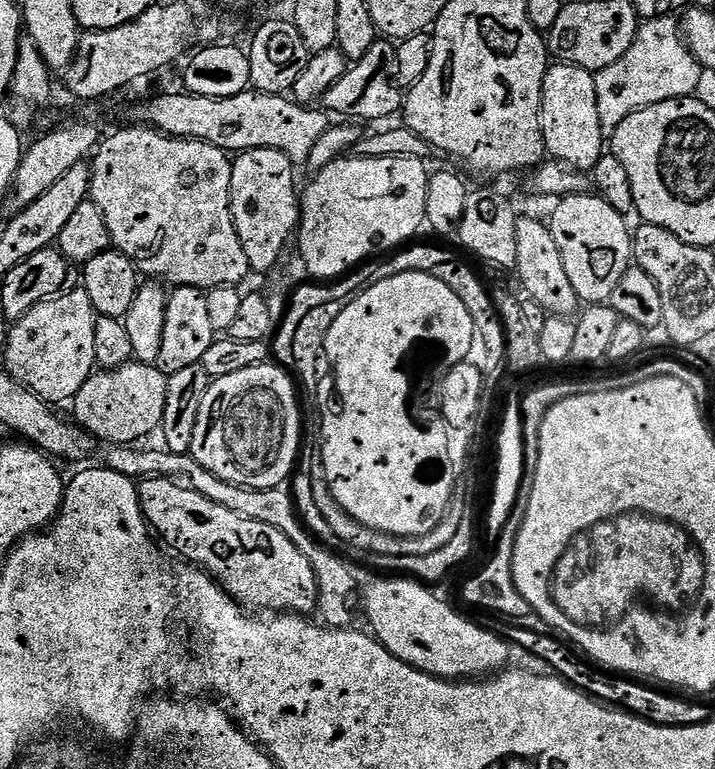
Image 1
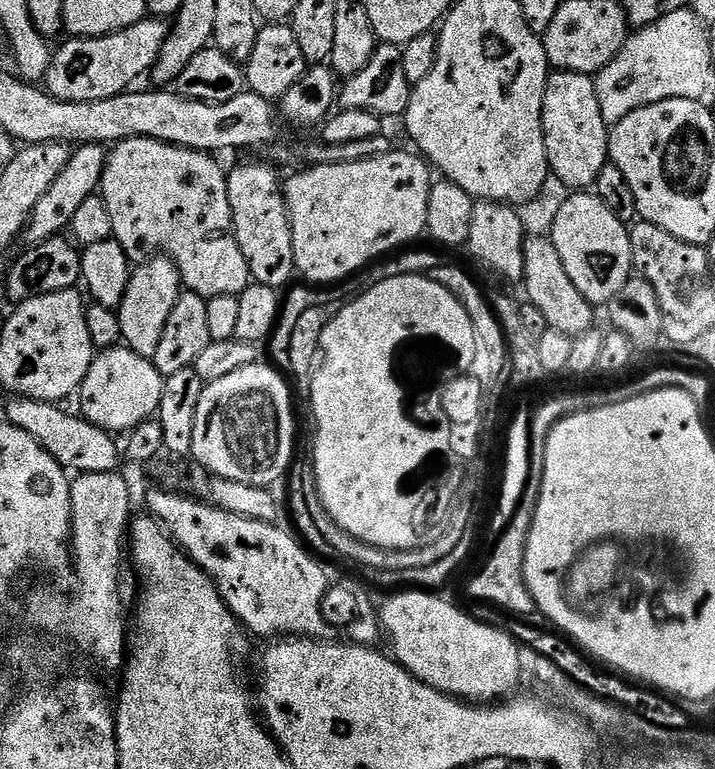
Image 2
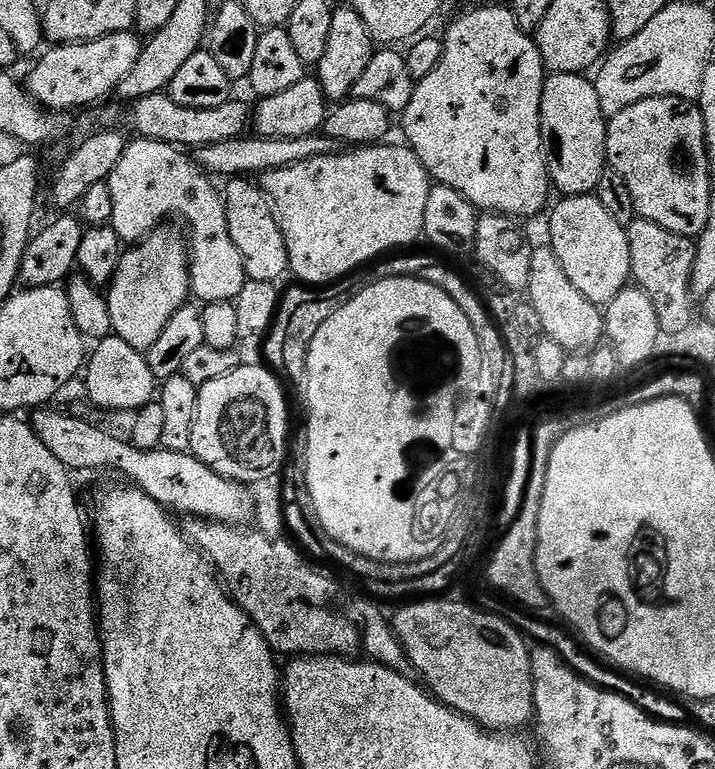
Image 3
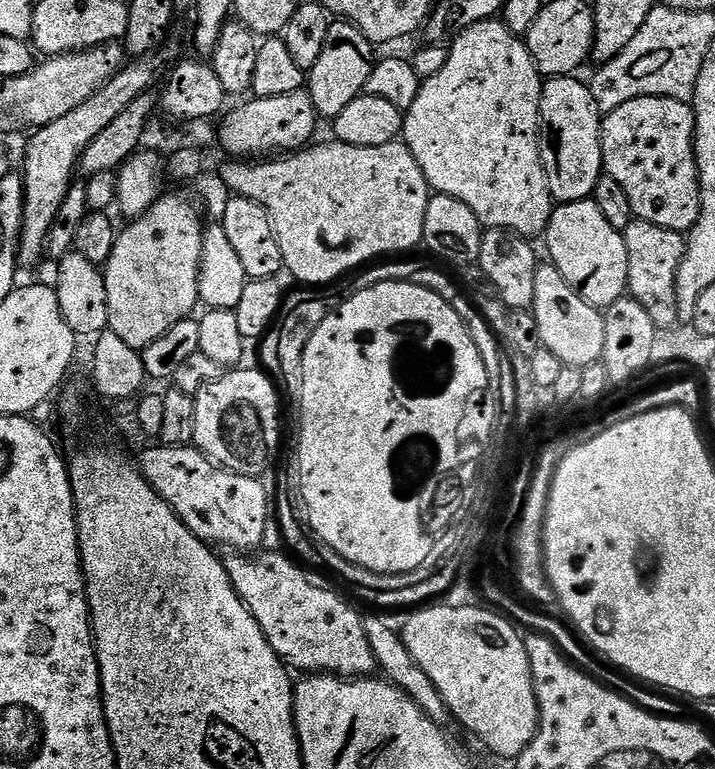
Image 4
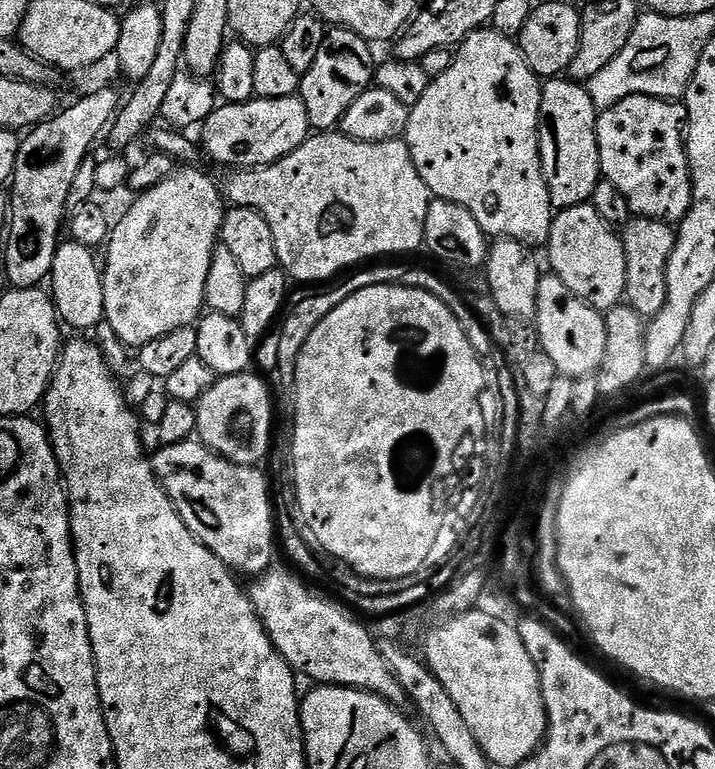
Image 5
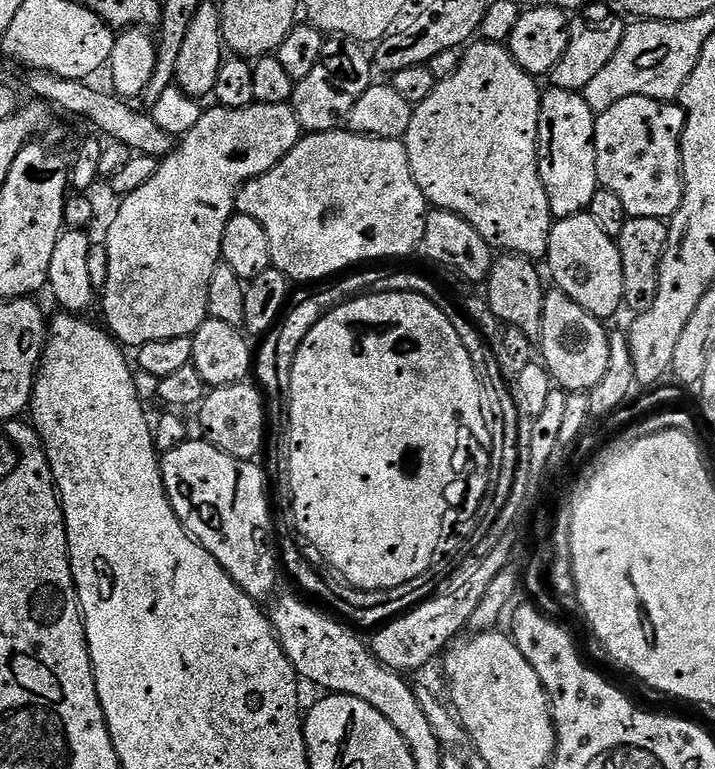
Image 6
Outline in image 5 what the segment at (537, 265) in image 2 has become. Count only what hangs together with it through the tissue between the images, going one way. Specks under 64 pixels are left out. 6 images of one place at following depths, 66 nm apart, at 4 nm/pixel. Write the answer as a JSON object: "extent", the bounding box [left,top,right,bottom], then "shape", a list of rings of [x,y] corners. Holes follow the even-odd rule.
{"extent":[534,274,606,382],"shape":[[[555,274],[541,275],[538,282],[538,298],[536,299],[536,315],[534,327],[540,335],[540,347],[554,362],[557,373],[567,376],[575,382],[584,376],[600,371],[600,363],[606,354],[606,322],[605,313],[578,298]]]}

